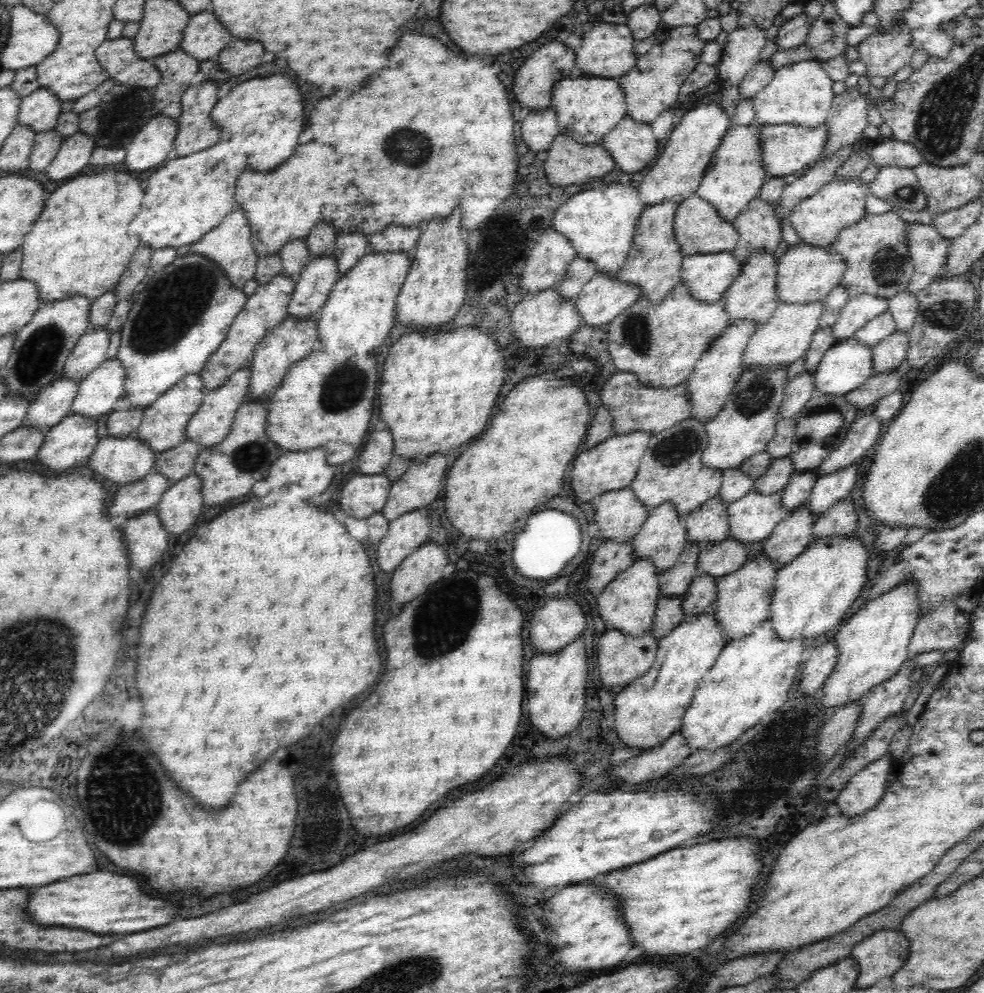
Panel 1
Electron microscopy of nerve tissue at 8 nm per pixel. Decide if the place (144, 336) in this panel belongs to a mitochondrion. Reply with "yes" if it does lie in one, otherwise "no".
yes

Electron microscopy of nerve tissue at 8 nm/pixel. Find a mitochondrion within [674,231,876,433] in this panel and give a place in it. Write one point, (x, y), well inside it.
(756, 397)

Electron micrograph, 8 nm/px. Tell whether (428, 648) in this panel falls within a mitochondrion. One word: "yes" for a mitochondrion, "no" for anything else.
yes

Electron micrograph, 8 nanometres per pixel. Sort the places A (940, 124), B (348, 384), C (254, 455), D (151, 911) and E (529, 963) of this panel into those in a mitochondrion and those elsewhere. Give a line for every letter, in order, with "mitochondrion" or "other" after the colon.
A: mitochondrion
B: mitochondrion
C: mitochondrion
D: other
E: other

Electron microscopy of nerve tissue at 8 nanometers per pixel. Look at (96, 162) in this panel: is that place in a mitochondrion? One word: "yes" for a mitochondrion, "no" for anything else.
no

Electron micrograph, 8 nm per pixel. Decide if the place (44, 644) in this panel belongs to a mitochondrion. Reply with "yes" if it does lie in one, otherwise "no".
yes

